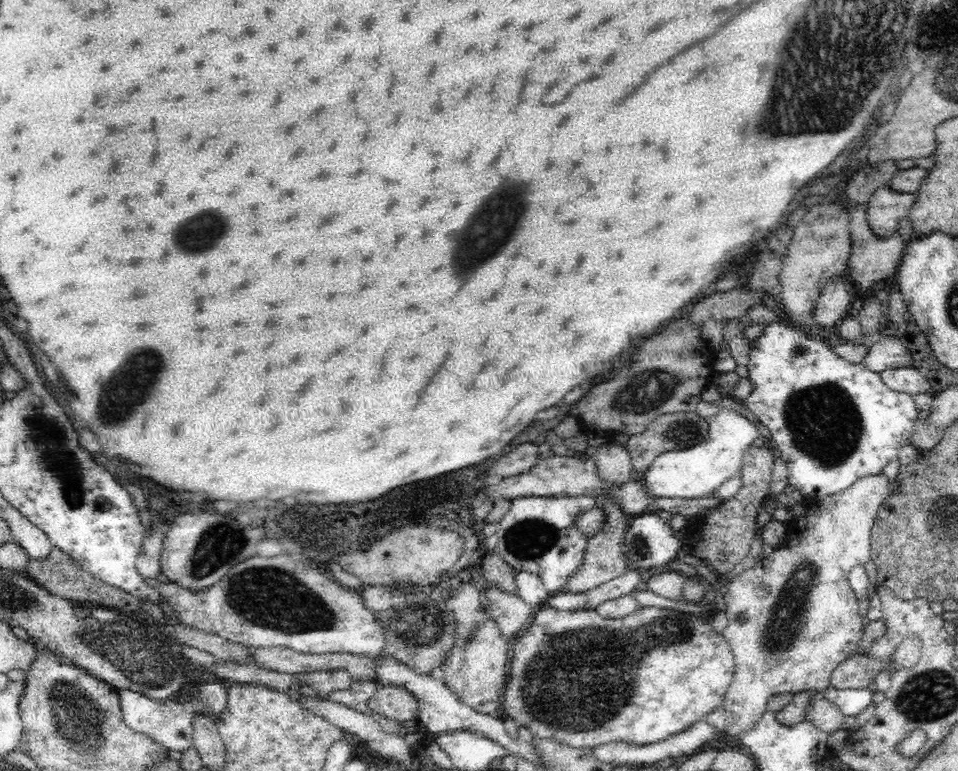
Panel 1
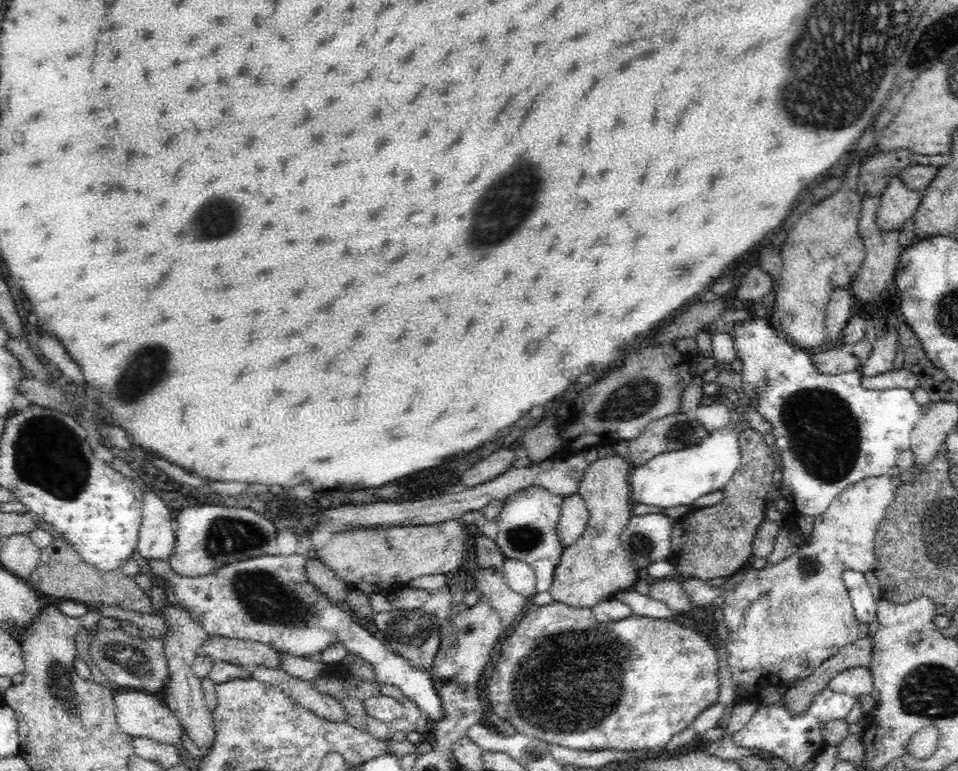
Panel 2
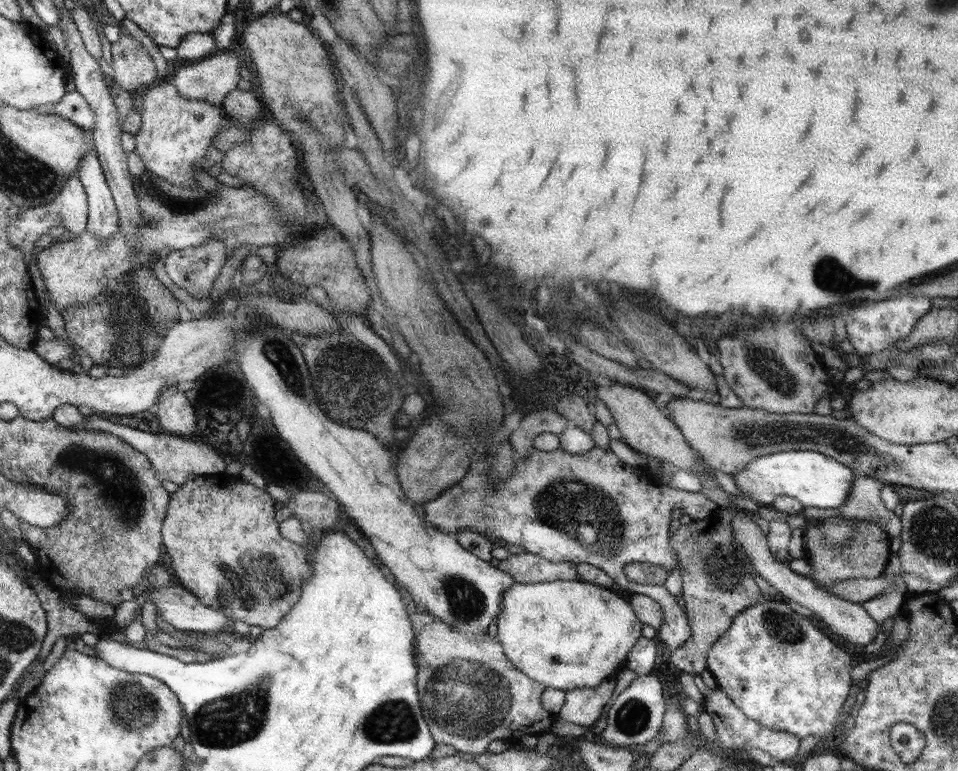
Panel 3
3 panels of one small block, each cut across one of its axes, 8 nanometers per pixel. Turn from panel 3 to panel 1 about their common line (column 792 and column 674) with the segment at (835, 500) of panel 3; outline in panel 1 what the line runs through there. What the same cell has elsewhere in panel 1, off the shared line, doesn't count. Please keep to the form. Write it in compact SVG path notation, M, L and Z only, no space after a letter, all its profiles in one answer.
M720 406L720 412L710 420L708 436L688 450L670 450L660 454L654 464L640 478L644 480L652 498L678 498L678 500L698 500L714 496L714 490L720 488L732 476L738 476L744 466L744 454L752 444L758 444L762 434L756 430L754 422L742 416L736 410L726 410Z

